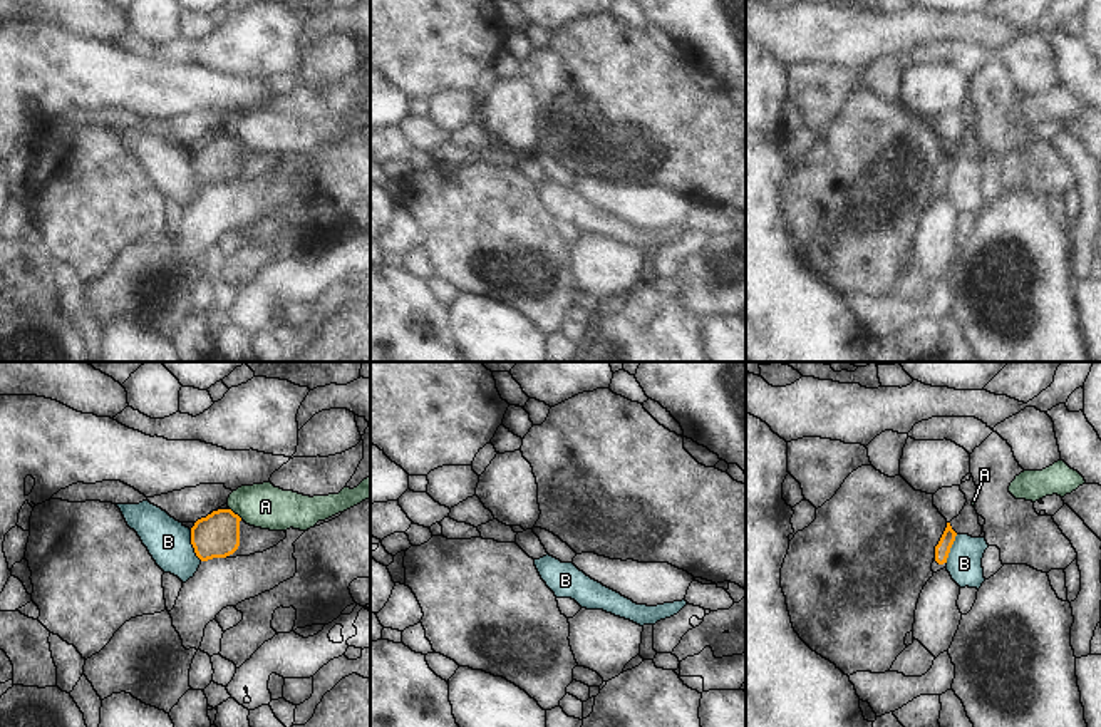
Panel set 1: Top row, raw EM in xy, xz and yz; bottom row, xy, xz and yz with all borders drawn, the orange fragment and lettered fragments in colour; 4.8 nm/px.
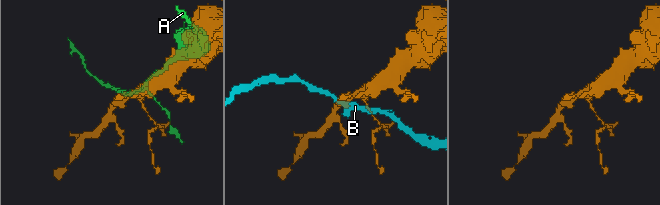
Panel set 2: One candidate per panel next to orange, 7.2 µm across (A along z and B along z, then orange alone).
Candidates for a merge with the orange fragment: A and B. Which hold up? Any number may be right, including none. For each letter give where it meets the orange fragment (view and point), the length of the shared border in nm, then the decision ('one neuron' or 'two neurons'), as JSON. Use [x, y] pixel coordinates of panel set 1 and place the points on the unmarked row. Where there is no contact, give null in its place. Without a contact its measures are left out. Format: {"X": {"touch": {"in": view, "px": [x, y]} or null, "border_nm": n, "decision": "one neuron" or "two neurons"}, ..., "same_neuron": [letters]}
{"A": {"touch": {"in": "xy", "px": [237, 139]}, "border_nm": 80, "decision": "two neurons"}, "B": {"touch": {"in": "xy", "px": [191, 168]}, "border_nm": 160, "decision": "two neurons"}, "same_neuron": []}

